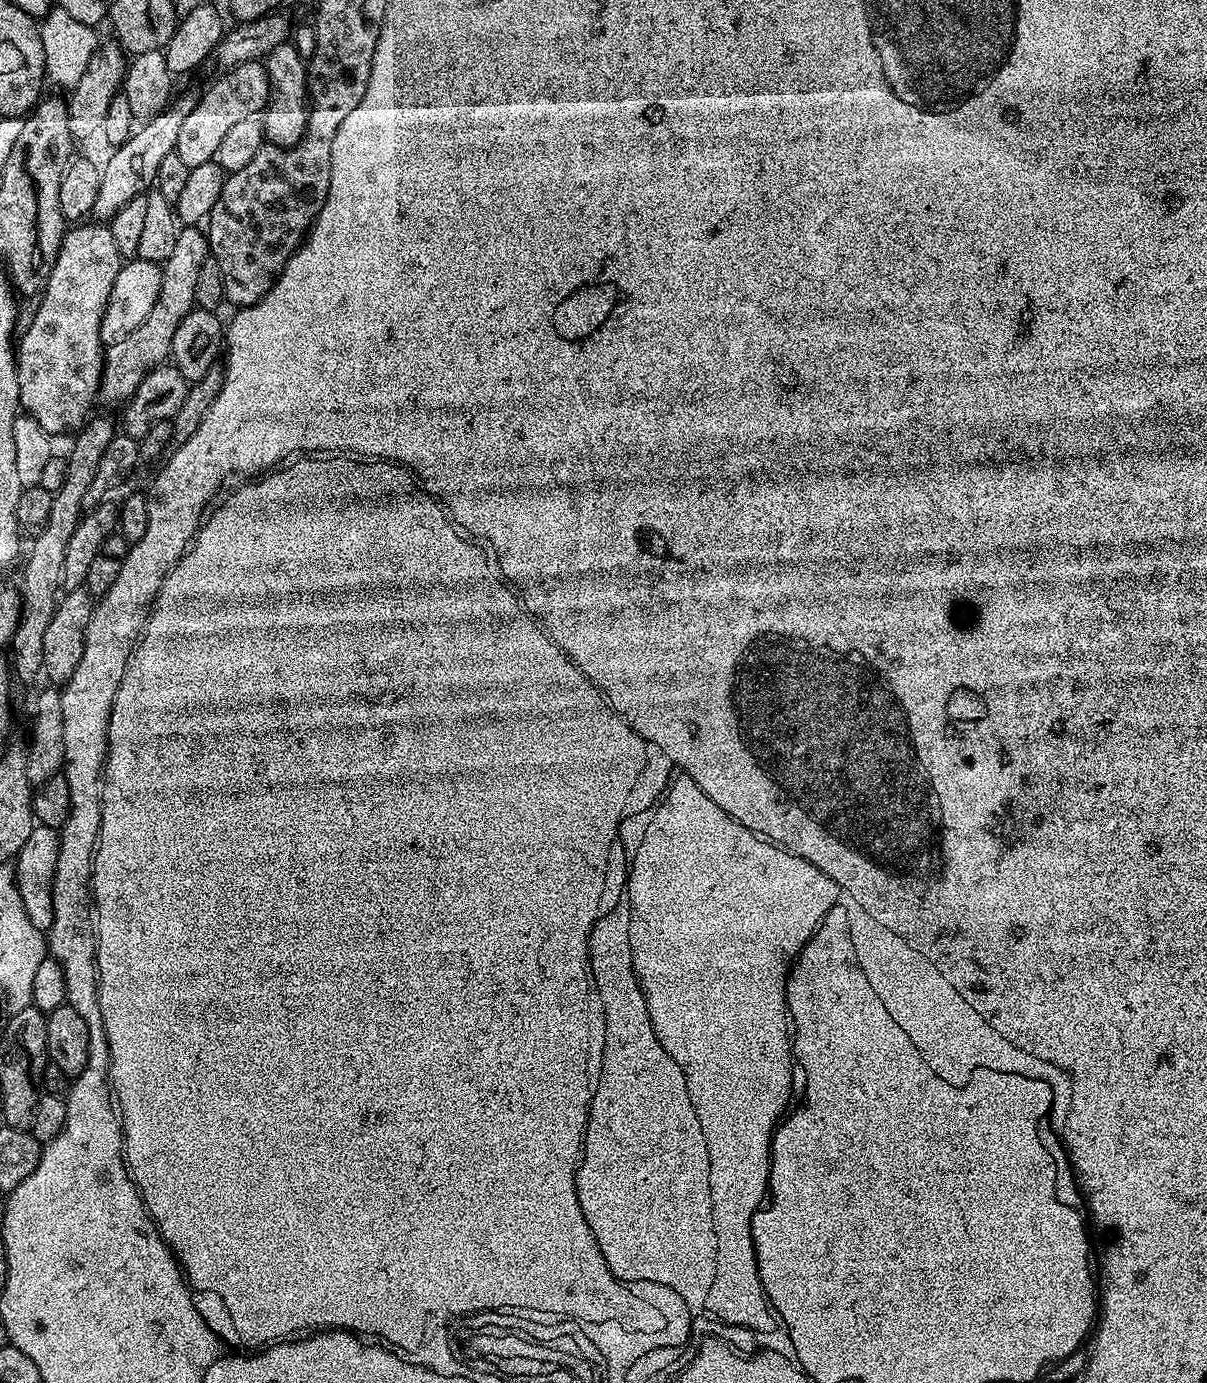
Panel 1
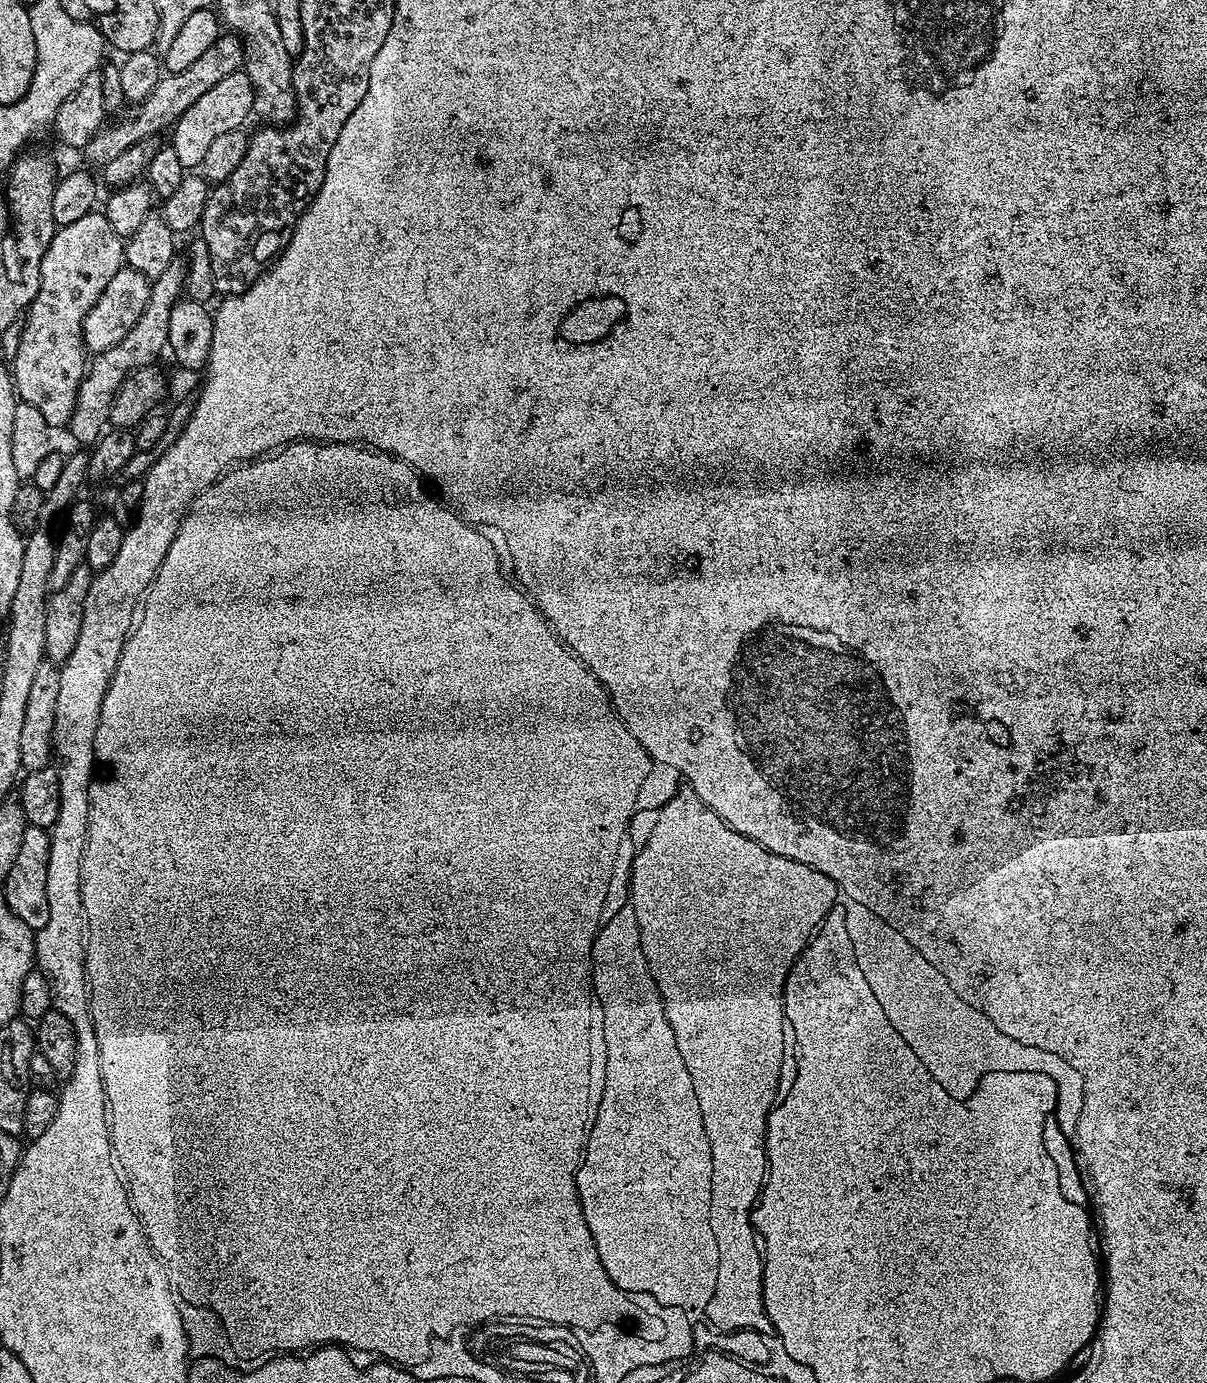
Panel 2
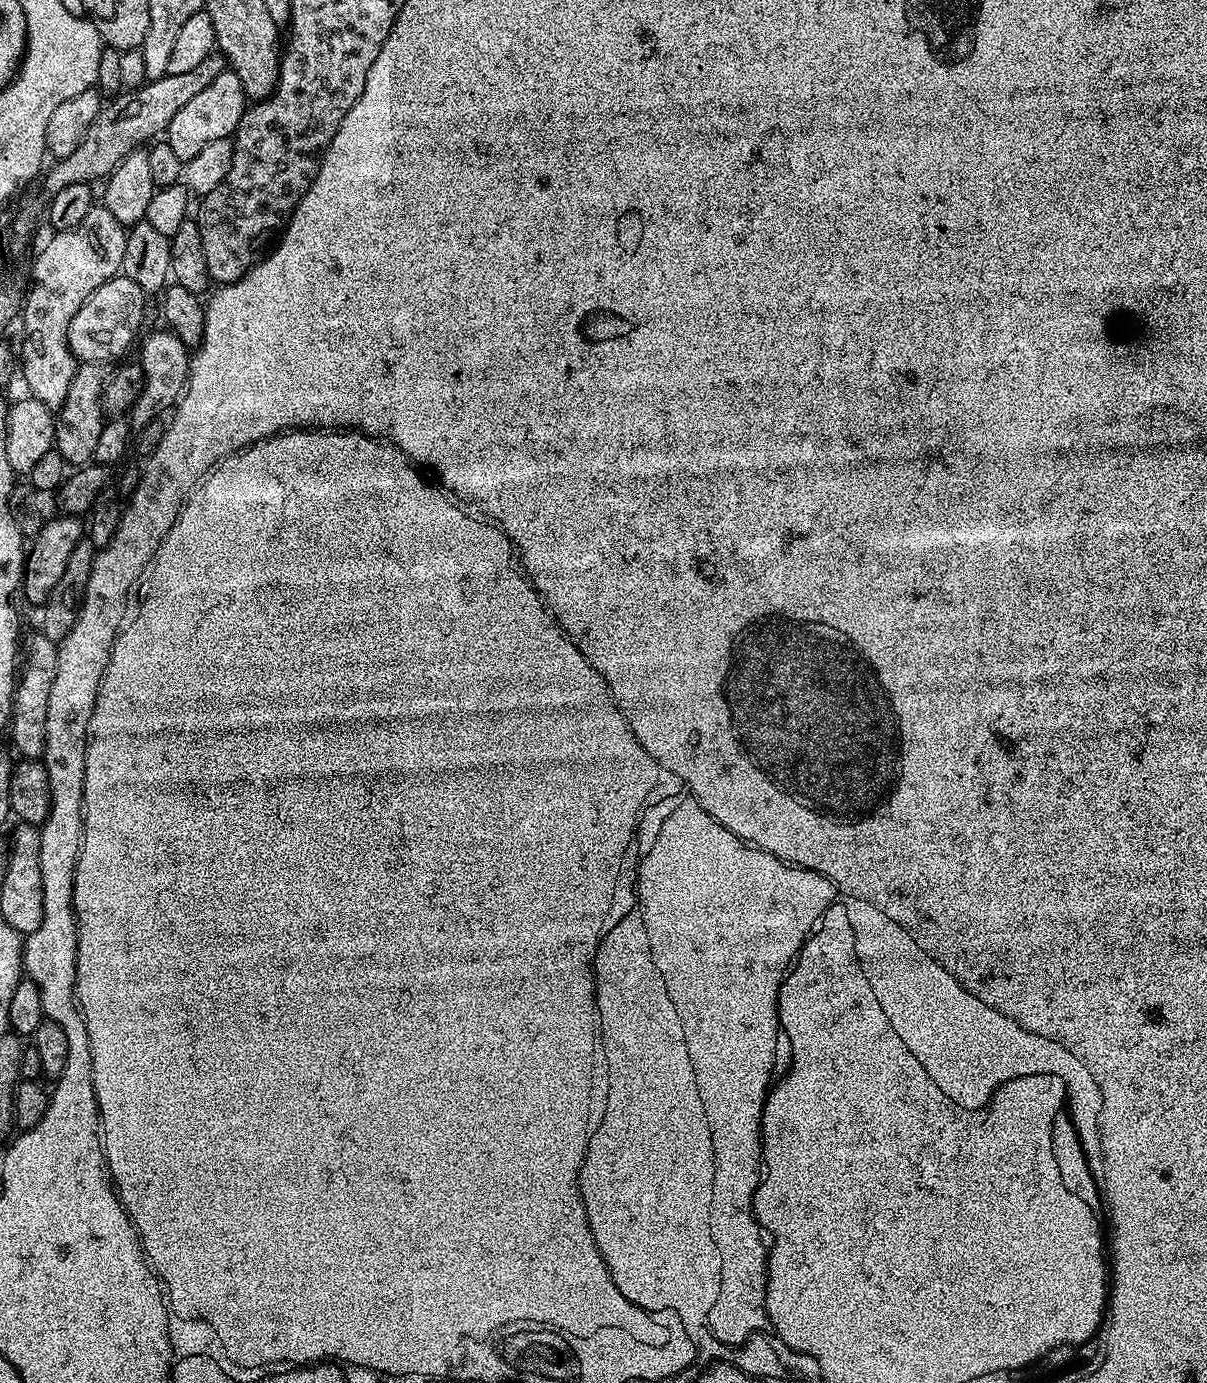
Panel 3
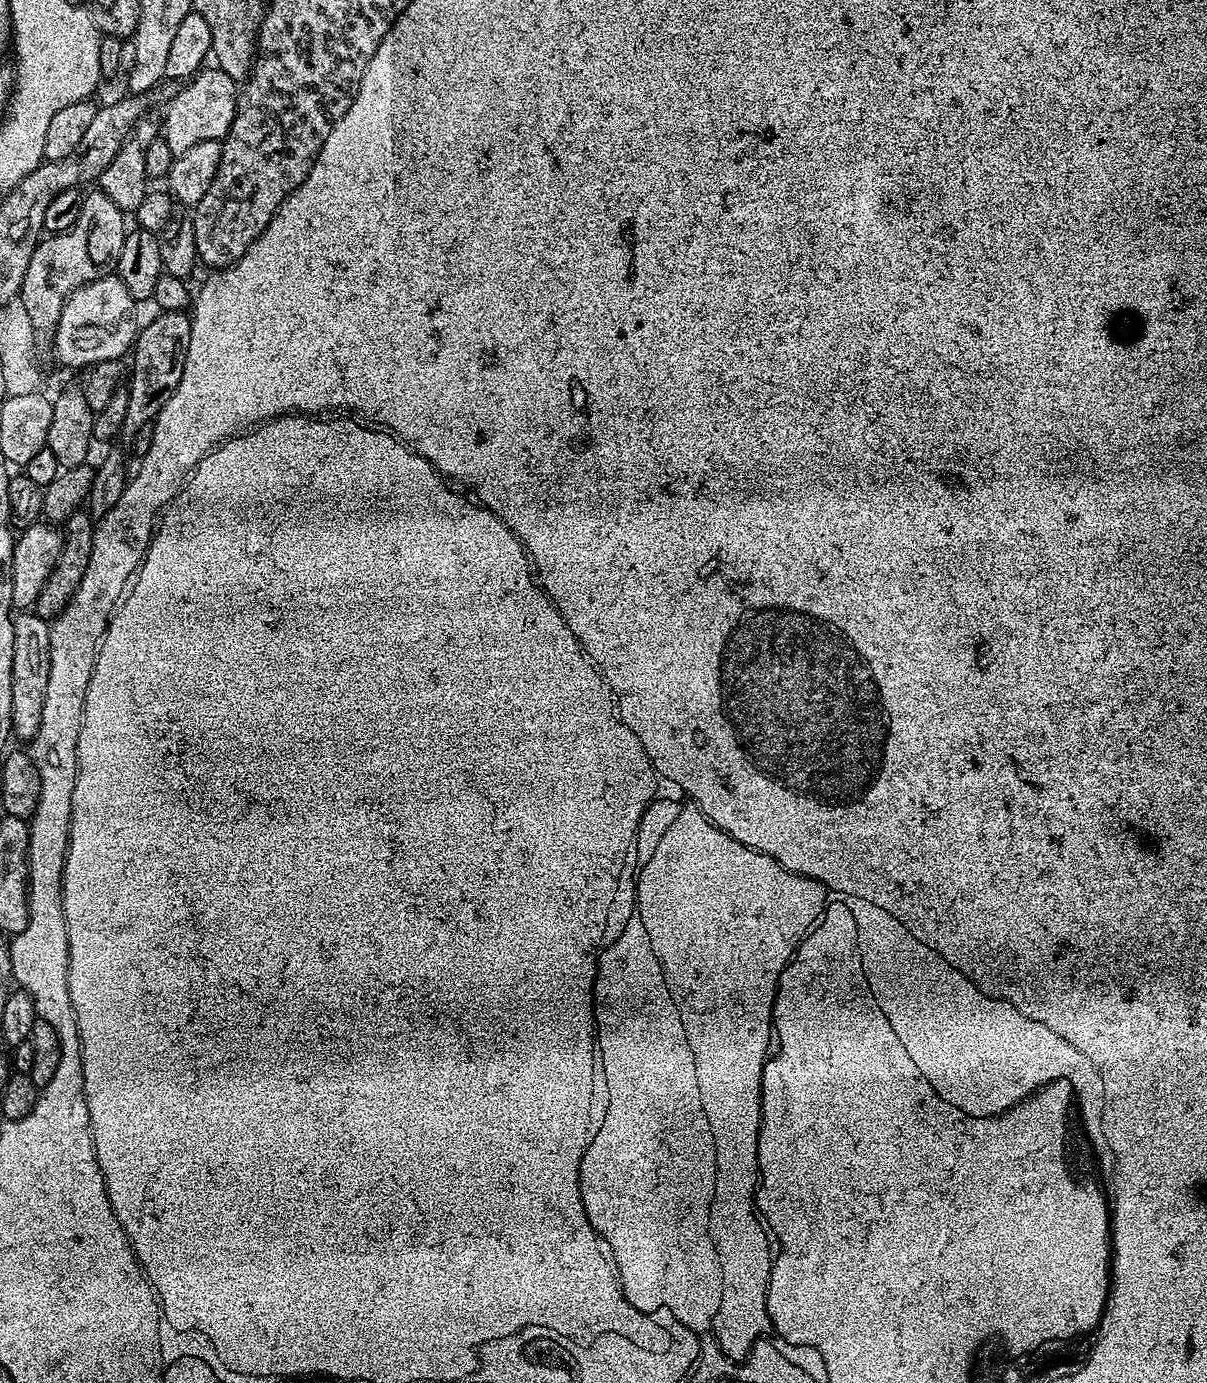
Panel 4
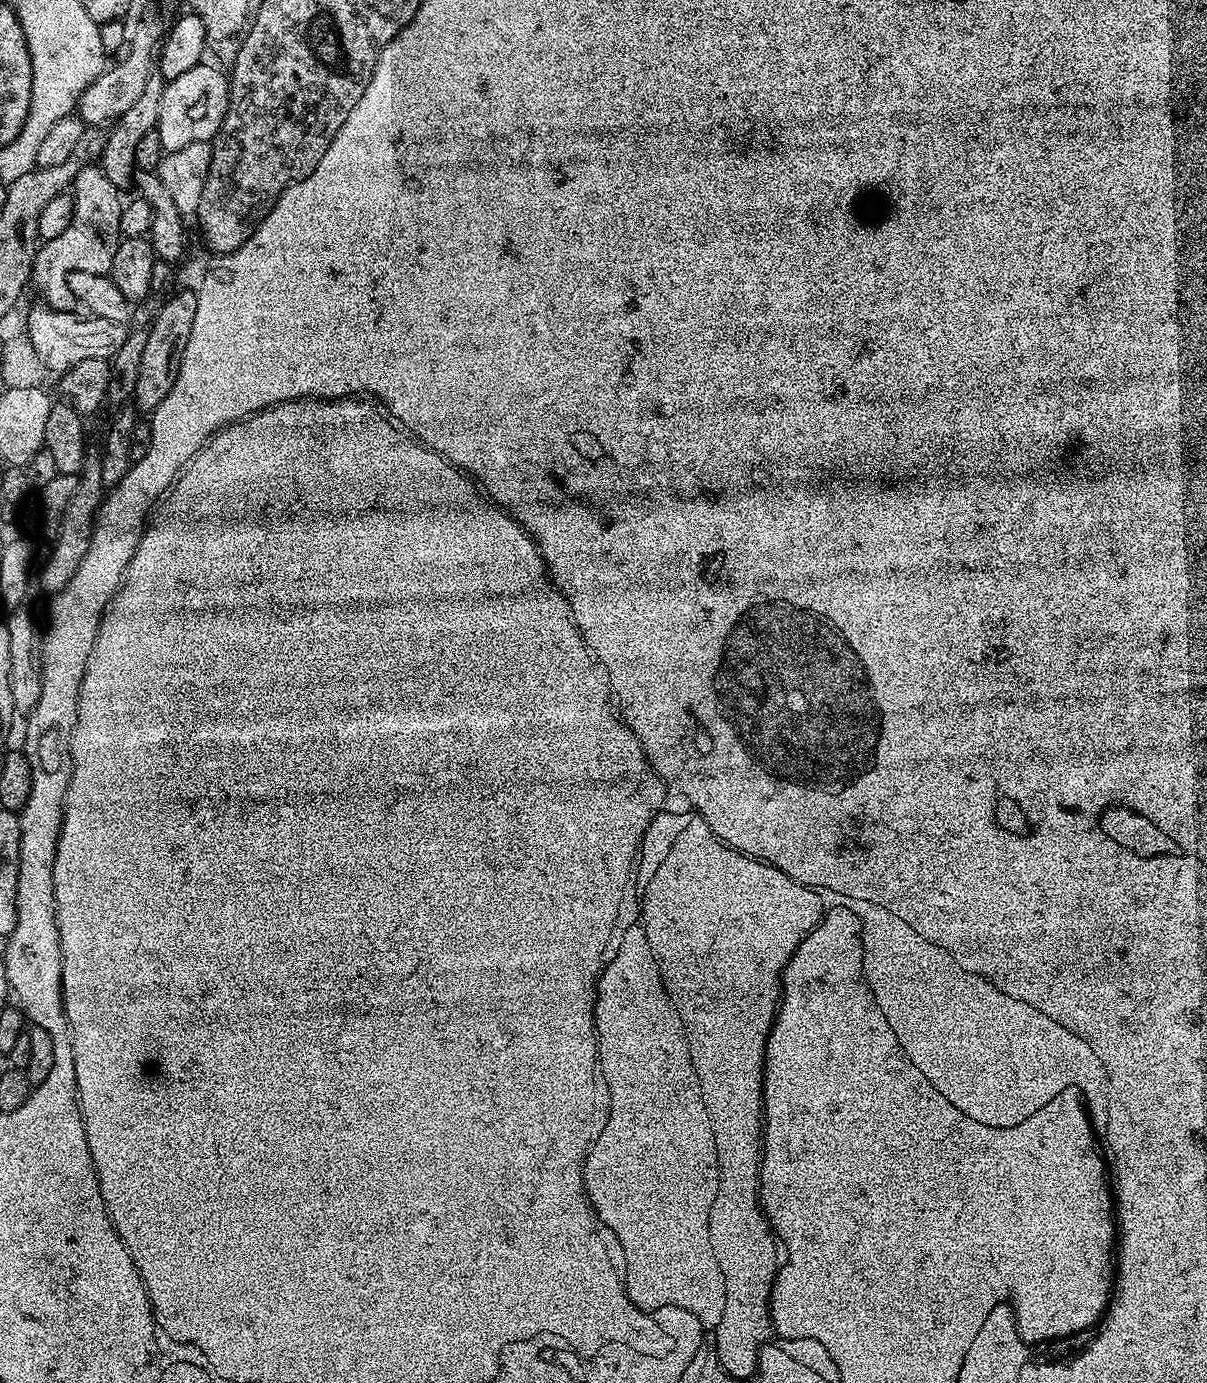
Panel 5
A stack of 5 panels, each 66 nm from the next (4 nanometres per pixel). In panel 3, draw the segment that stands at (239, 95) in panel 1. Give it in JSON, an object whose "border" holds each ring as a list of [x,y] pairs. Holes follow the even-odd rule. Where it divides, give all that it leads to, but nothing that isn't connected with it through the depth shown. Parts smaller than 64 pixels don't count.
{"border":[[[226,70],[206,86],[206,90],[201,90],[174,118],[170,121],[166,129],[166,143],[178,154],[181,162],[194,158],[194,154],[199,154],[209,142],[218,142],[218,138],[229,138],[235,133],[238,122],[242,118],[246,107],[246,97],[244,87],[231,70]]]}

